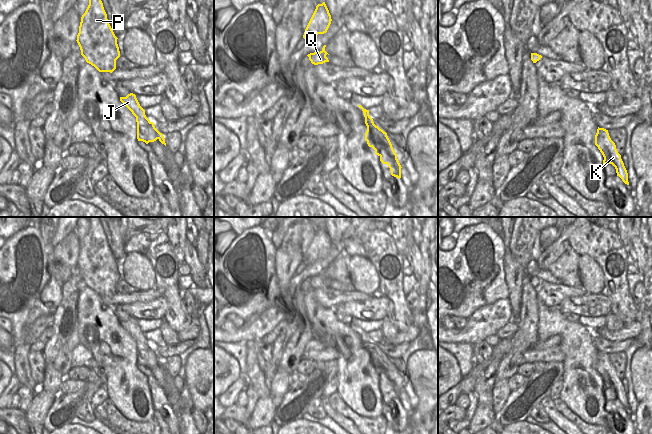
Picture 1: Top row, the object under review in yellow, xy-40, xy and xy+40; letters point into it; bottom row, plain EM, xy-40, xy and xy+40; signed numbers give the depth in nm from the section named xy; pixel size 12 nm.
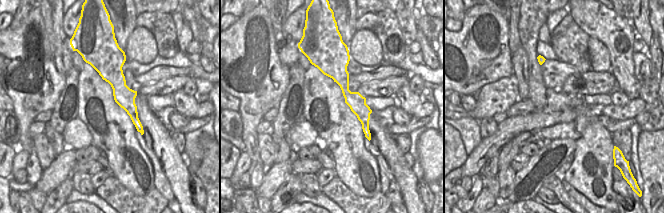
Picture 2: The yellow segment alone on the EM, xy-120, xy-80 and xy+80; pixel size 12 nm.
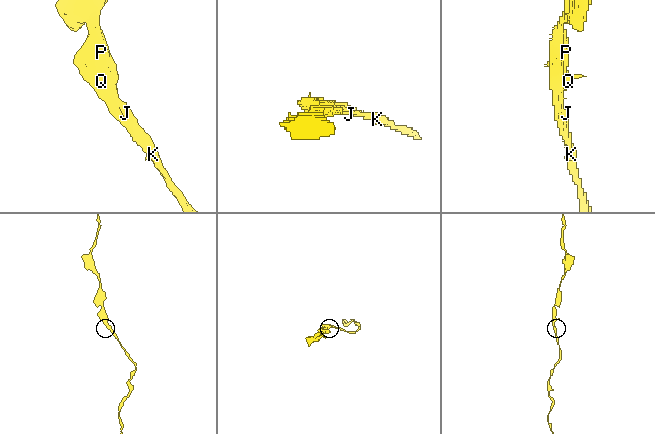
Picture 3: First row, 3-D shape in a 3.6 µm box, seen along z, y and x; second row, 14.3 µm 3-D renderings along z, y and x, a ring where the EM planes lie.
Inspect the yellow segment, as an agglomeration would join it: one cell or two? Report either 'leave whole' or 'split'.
leave whole

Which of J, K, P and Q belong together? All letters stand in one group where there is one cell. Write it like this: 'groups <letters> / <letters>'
groups J K P Q

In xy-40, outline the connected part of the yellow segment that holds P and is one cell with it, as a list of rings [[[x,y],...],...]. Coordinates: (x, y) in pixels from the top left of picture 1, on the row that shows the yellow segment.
[[[89,0],[81,17],[77,43],[86,62],[99,72],[112,73],[120,51],[101,0]]]

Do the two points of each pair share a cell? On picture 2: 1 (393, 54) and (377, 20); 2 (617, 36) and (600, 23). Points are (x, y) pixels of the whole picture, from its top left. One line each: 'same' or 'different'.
1: same
2: same

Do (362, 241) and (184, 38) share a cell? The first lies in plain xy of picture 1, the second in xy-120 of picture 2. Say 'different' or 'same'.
different

